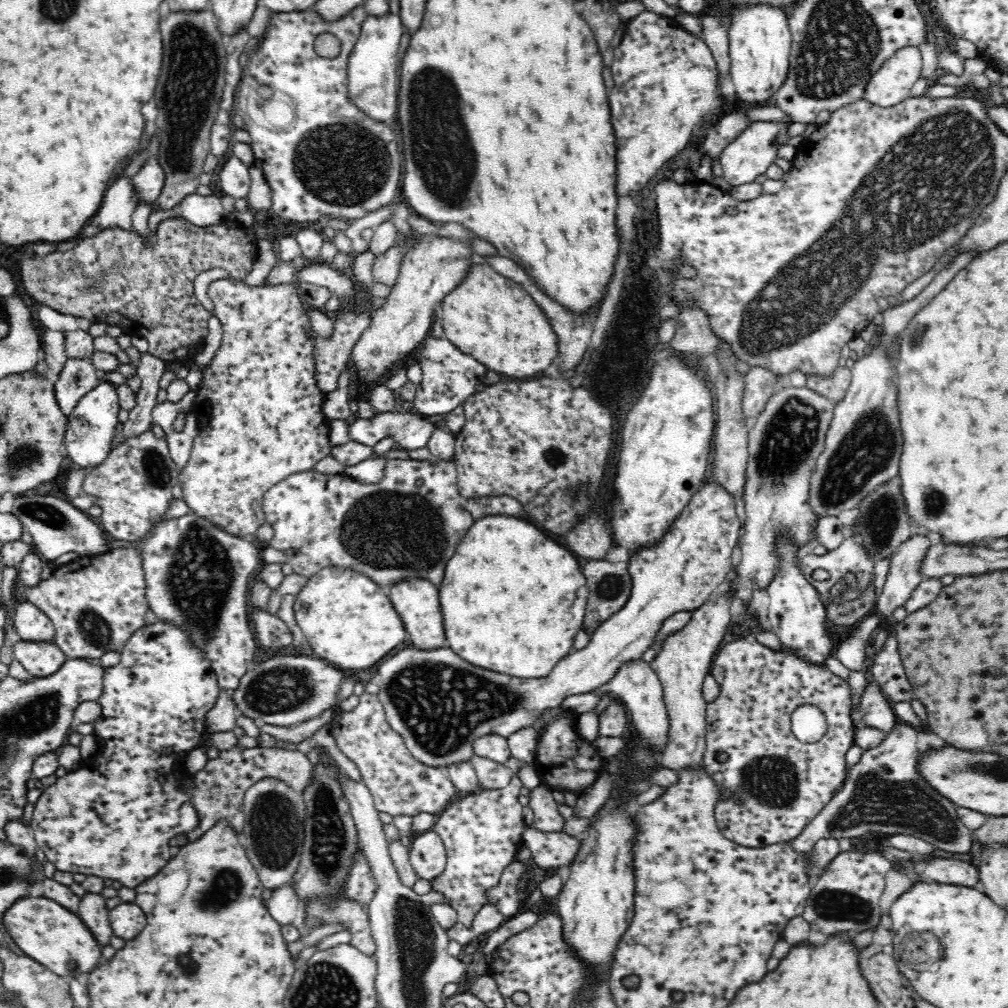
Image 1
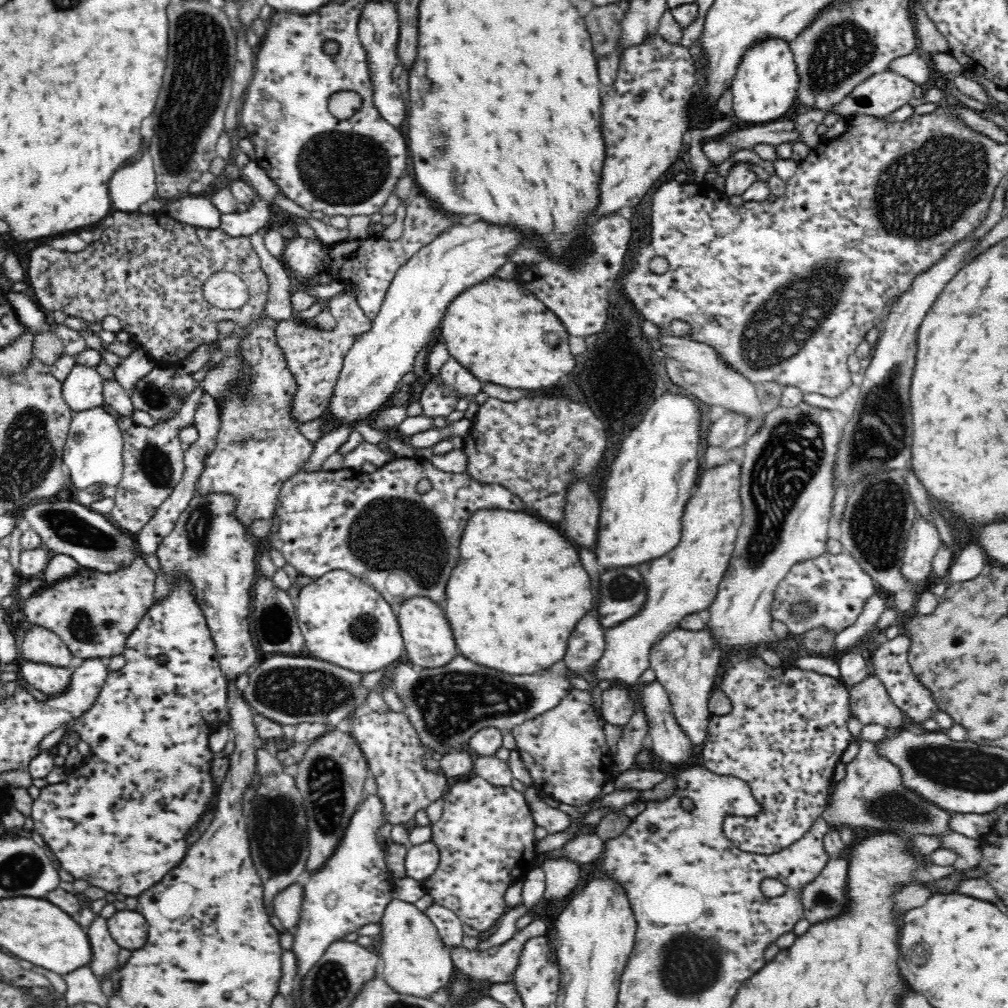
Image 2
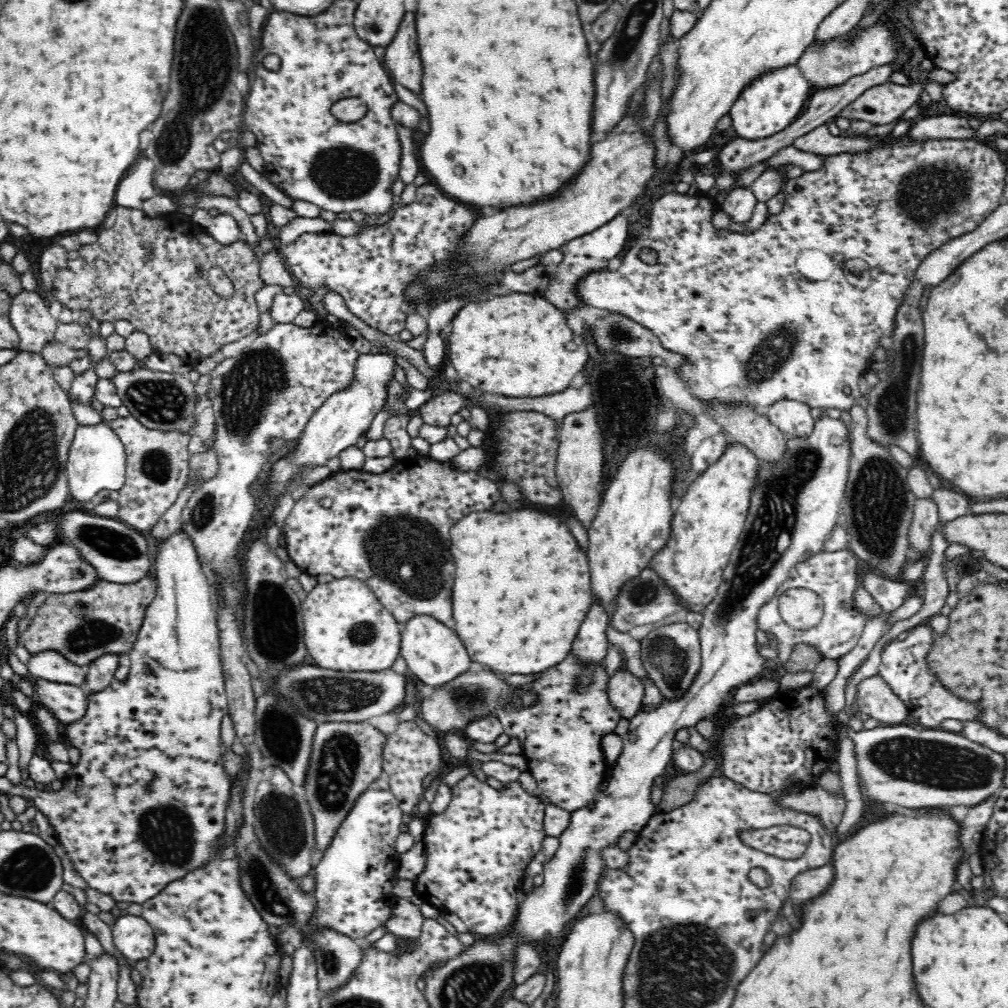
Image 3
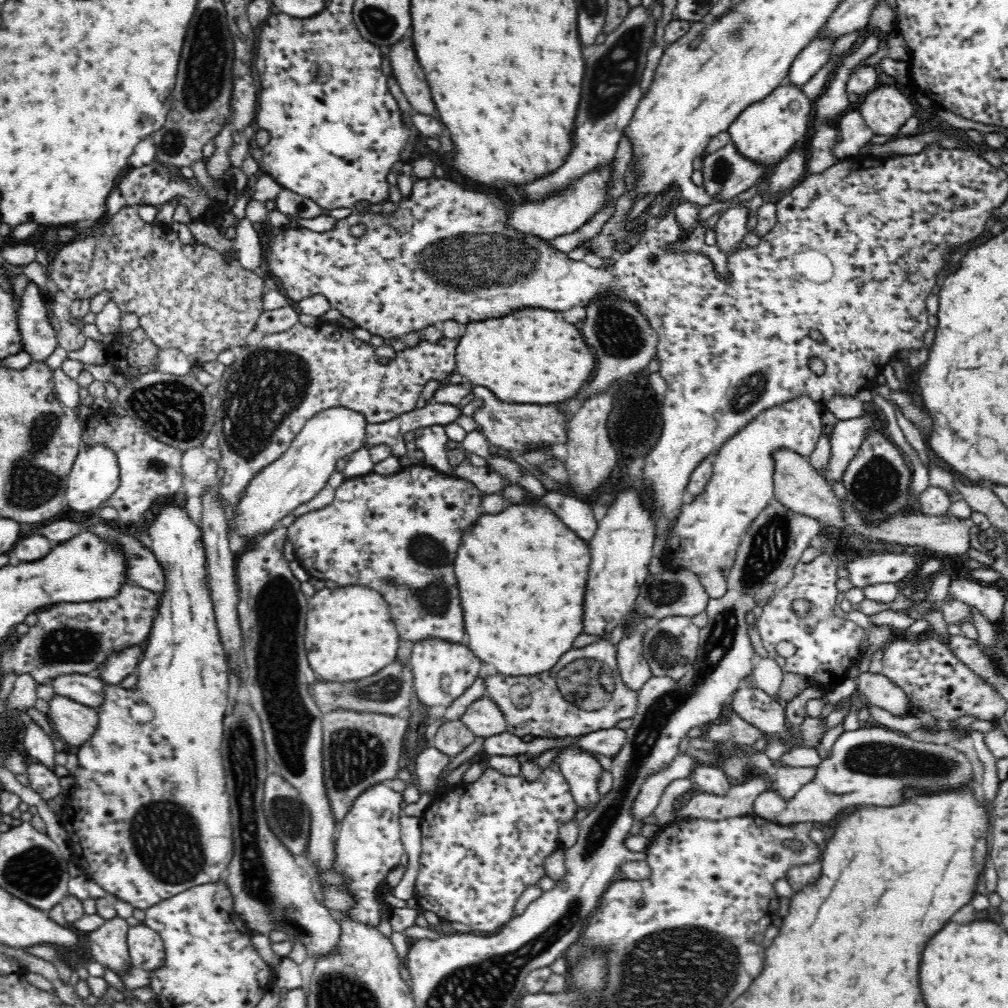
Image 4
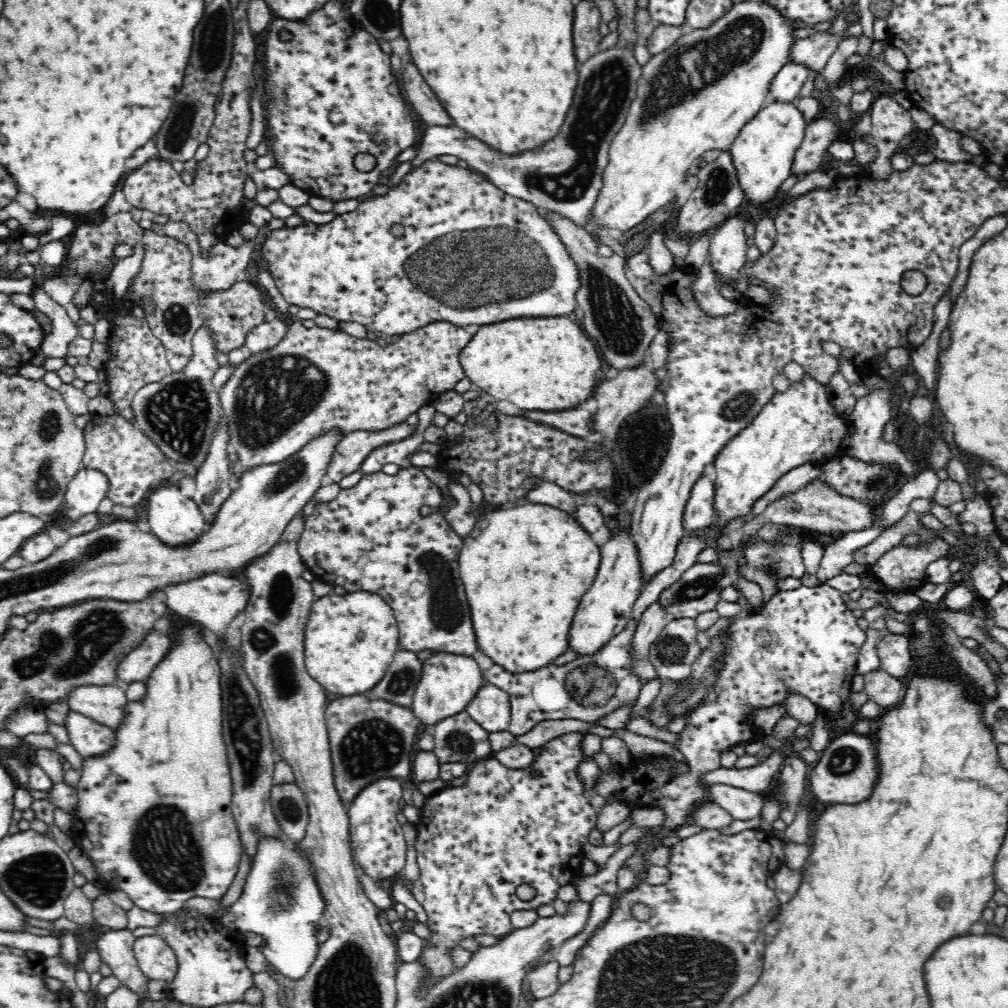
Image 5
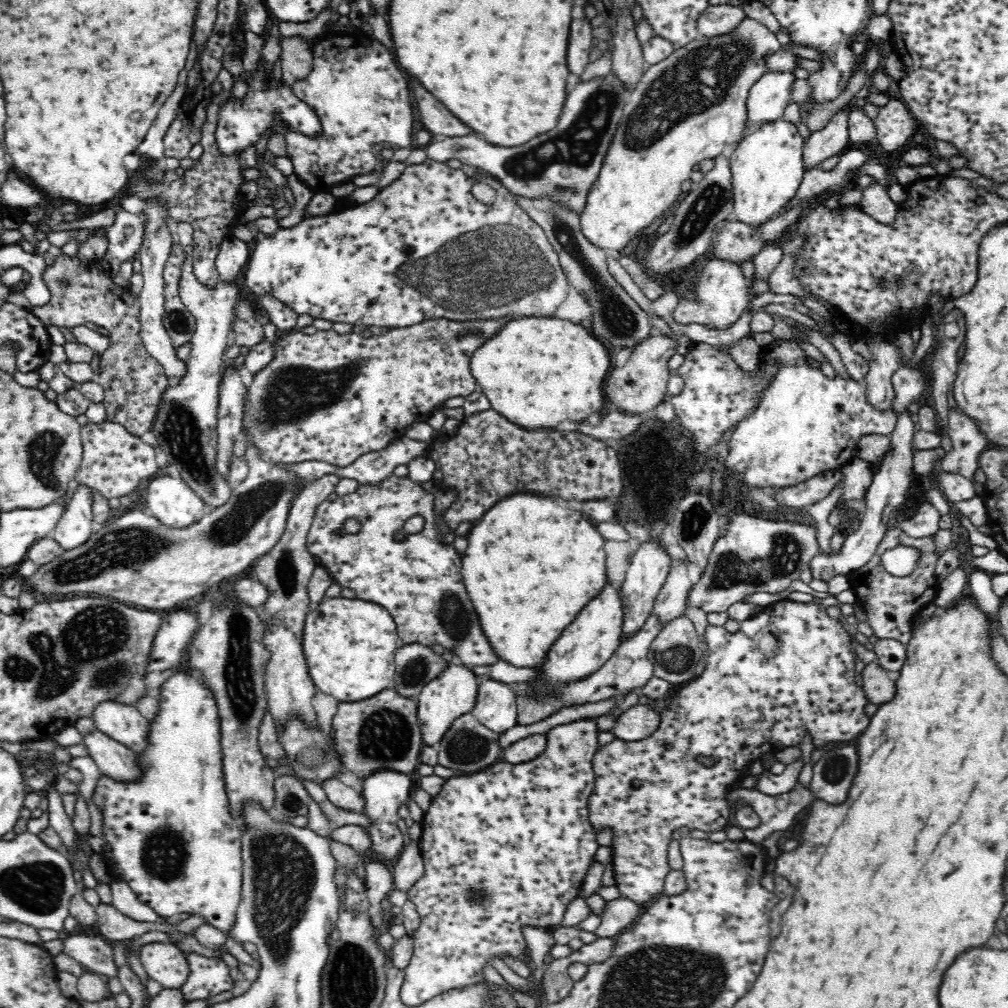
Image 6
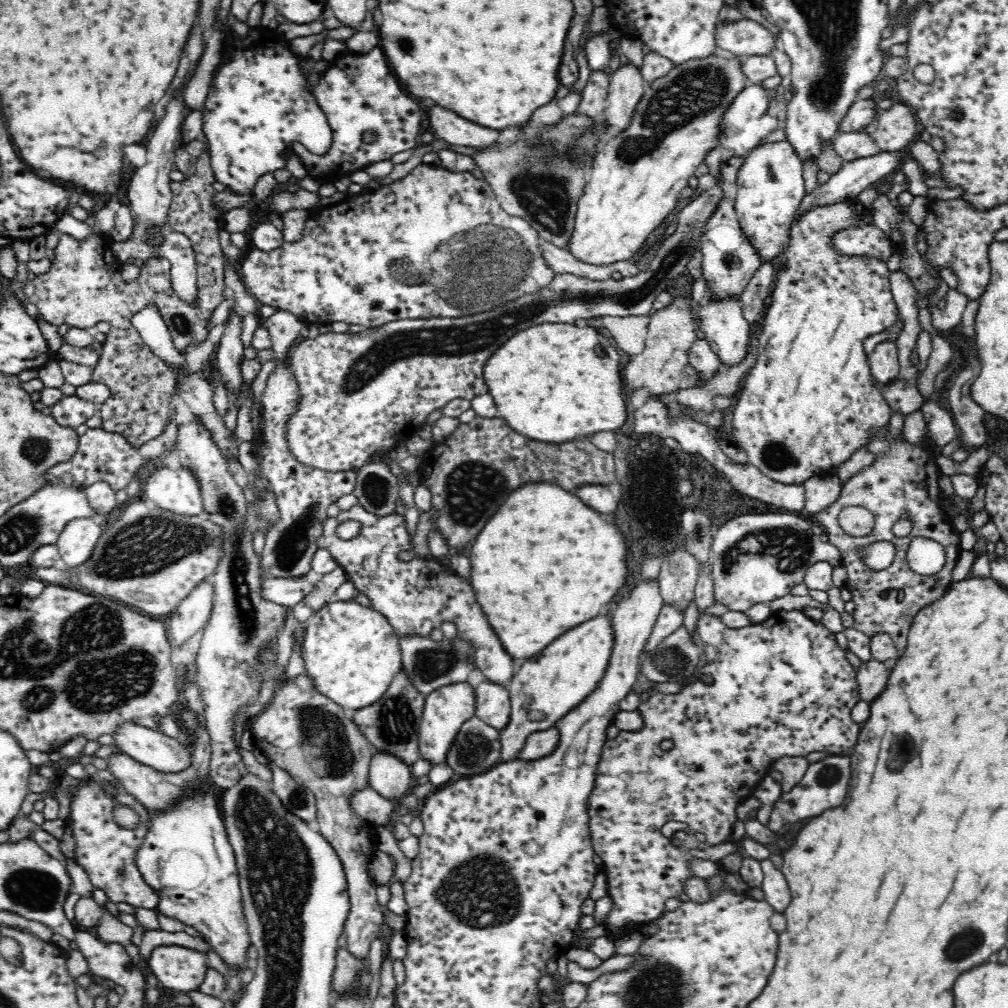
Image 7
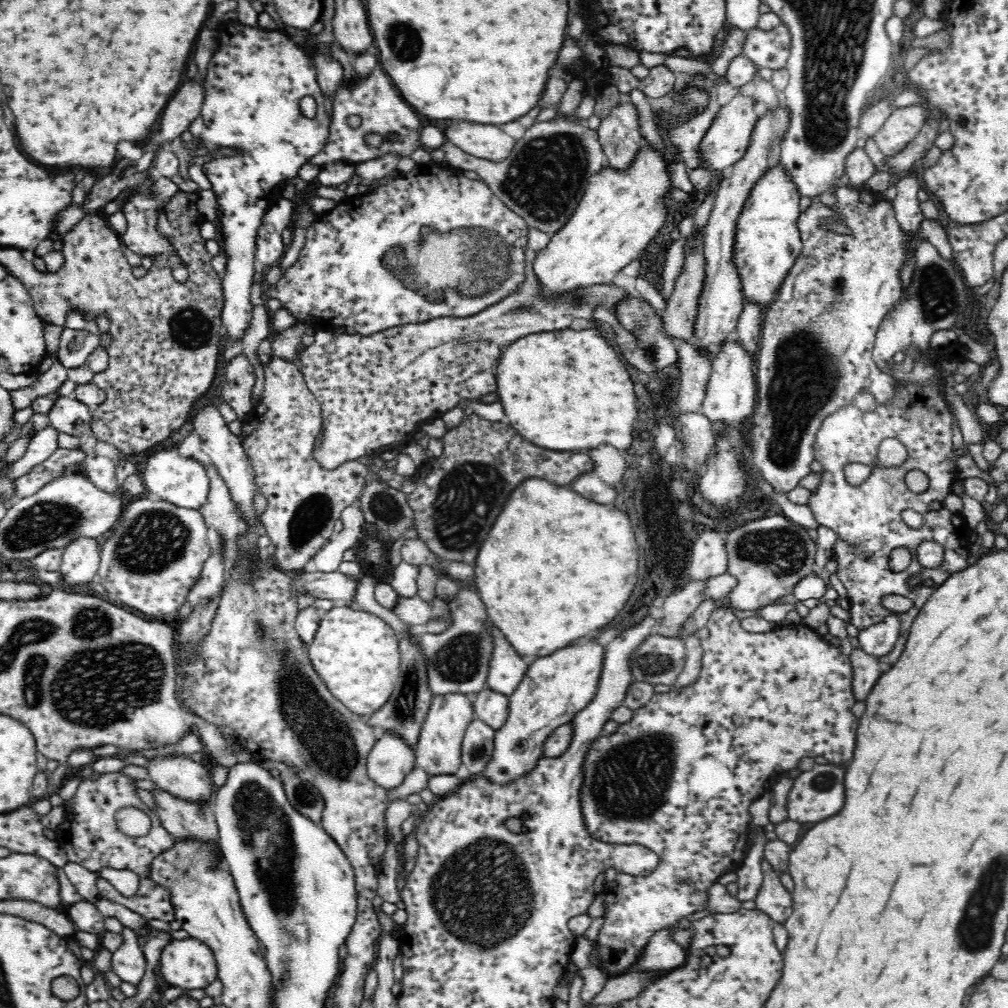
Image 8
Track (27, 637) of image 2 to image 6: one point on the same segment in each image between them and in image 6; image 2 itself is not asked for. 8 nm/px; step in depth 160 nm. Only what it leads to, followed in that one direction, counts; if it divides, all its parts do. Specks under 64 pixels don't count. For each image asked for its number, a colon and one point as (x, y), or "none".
3: (49, 665)
4: (89, 690)
5: (106, 704)
6: (125, 724)

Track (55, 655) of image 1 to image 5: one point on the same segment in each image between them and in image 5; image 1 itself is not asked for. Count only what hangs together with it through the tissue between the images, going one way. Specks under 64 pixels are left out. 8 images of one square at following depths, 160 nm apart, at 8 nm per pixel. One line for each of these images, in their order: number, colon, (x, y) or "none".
2: (53, 681)
3: (68, 703)
4: (74, 723)
5: (90, 738)

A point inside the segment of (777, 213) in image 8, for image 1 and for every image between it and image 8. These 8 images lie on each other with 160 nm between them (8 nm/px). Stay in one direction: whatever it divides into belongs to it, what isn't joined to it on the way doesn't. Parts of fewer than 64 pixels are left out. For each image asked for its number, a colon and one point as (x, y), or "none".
1: (760, 39)
2: (766, 84)
3: (766, 107)
4: (765, 132)
5: (763, 153)
6: (767, 167)
7: (770, 187)

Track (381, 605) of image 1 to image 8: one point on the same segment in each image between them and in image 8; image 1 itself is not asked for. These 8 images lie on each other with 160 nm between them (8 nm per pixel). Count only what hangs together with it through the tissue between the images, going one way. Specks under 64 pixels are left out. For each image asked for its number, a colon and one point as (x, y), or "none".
2: (345, 622)
3: (347, 629)
4: (350, 634)
5: (351, 639)
6: (349, 645)
7: (352, 653)
8: (357, 653)

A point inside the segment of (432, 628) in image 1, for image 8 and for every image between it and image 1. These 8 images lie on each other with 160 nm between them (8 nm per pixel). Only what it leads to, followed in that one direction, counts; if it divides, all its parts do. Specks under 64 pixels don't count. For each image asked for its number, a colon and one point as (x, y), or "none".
2: (428, 641)
3: (434, 653)
4: (442, 671)
5: (449, 682)
6: (452, 694)
7: (448, 708)
8: (438, 752)

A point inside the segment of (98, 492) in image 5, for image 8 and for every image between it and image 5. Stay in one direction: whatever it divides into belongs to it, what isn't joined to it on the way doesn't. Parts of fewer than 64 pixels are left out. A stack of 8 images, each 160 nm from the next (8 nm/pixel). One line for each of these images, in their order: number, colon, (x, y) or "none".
6: (76, 526)
7: (76, 543)
8: (80, 562)

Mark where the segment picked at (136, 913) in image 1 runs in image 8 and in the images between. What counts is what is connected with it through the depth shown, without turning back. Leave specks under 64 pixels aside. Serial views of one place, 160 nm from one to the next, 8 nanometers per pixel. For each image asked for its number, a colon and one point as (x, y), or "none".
2: (129, 929)
3: (133, 936)
4: (146, 948)
5: (155, 957)
6: (167, 964)
7: (179, 968)
8: (189, 963)

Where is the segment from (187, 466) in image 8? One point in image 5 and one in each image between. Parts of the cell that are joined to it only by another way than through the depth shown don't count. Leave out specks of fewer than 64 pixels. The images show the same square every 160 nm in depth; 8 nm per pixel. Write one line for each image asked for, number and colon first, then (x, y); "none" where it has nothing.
5: (176, 519)
6: (170, 499)
7: (178, 490)

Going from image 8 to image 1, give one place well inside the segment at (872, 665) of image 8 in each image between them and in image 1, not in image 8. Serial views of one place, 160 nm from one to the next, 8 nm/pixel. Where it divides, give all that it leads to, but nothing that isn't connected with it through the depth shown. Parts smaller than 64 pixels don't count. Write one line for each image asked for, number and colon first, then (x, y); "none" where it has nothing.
1: (877, 711)
2: (870, 703)
3: (875, 698)
4: (878, 689)
5: (884, 689)
6: (878, 687)
7: (872, 675)

